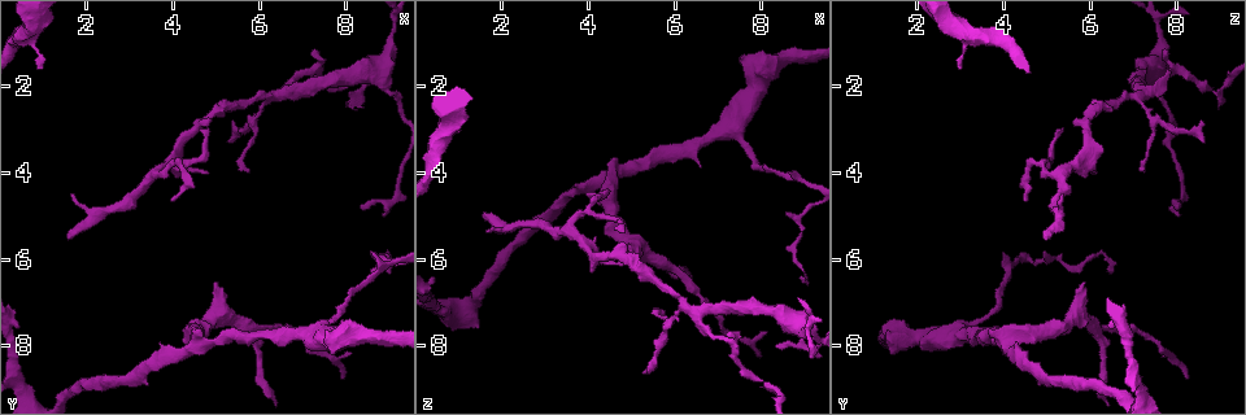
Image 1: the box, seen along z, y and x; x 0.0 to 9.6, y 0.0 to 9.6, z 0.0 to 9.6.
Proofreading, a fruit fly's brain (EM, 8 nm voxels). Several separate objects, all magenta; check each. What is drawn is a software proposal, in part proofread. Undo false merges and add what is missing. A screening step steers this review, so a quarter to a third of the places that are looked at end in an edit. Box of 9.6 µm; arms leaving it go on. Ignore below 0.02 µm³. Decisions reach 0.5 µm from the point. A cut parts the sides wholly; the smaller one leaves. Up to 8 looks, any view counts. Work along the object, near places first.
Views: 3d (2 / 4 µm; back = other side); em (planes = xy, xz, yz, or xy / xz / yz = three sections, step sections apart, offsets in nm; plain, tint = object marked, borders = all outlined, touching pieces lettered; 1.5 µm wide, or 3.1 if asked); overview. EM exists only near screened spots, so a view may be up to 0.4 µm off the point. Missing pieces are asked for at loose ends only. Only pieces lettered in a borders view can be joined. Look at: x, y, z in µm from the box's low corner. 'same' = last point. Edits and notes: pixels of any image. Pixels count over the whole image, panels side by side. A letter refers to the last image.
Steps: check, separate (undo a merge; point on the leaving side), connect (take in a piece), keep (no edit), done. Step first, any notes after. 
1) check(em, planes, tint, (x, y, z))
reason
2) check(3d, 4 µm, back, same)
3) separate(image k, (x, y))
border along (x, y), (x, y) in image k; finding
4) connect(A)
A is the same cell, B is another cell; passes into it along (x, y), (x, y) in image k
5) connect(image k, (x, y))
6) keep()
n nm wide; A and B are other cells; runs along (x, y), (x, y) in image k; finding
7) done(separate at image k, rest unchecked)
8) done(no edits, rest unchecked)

check(3d, 2 µm, (1.55, 5.60, 5.00))
an open end

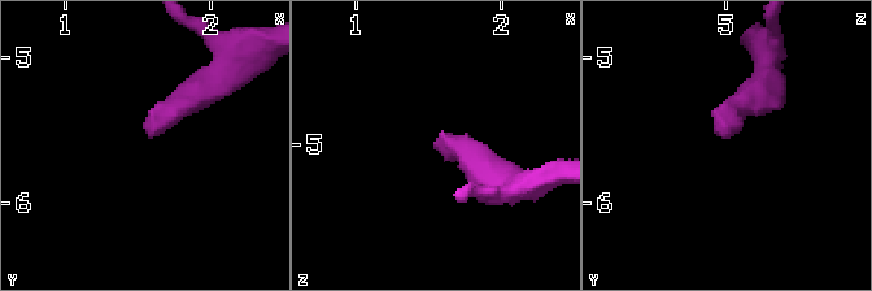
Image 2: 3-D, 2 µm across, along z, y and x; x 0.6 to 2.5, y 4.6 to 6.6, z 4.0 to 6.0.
check(em, xz, step 4, tint, (1.54, 5.54, 5.02))

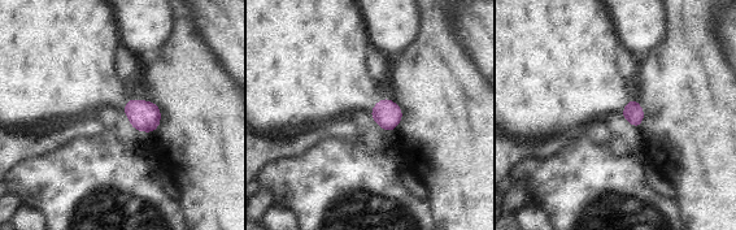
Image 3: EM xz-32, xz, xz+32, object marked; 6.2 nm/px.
check(em, planes, borders, same)
cut it another way

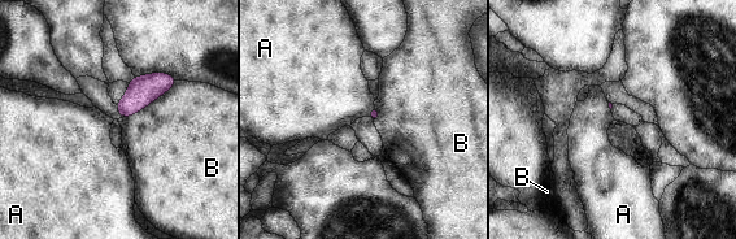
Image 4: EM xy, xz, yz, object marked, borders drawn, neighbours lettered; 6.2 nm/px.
connect(A)
A is the same cell, B is another cell; passes into it along (374, 114), (370, 111), (334, 94) in image 4; the neuron continues

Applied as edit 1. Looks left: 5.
check(overview)
redraw

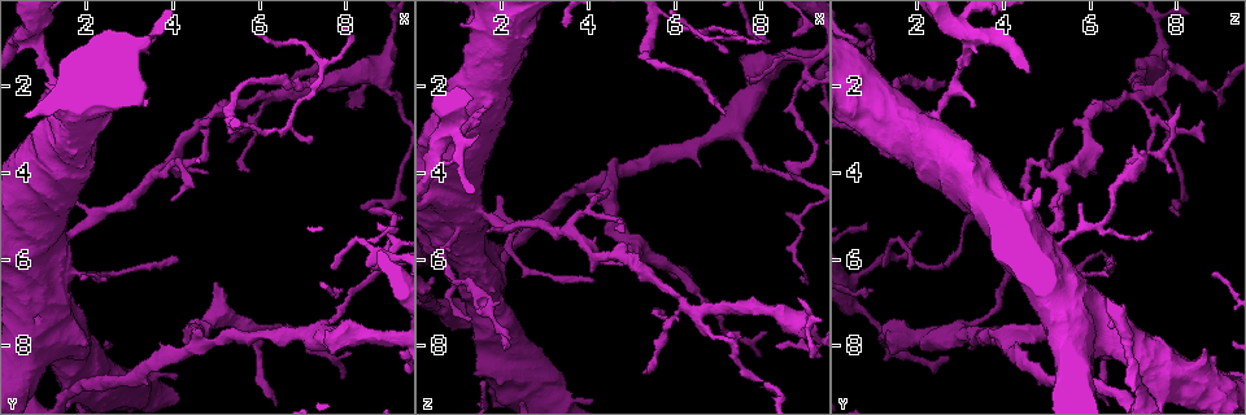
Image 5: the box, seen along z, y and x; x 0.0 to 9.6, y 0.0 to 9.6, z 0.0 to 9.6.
check(3d, 2 µm, (6.55, 3.05, 0.80))
abrupt turn

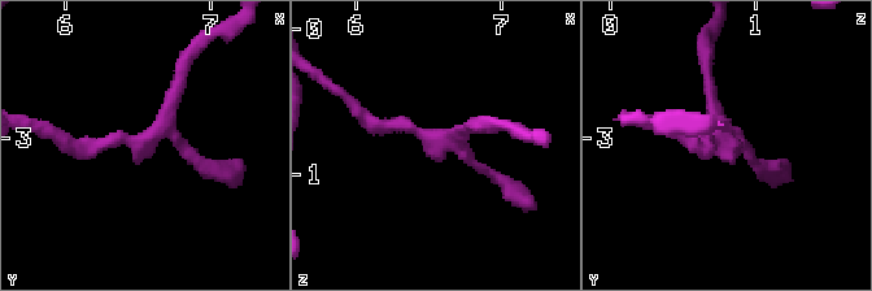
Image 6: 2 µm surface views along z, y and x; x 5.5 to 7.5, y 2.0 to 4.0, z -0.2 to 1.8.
check(em, planes, borders, (6.50, 3.04, 0.76))
need the tissue

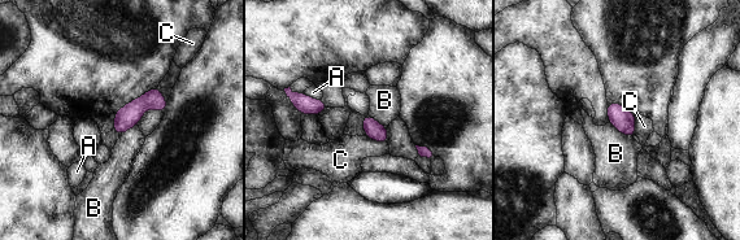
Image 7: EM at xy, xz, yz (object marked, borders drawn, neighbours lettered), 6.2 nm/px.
keep()
110 nm wide; A, B and C are other cells; border along (609, 121), (619, 131), (632, 138) in image 7; all the same neuron

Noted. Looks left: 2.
check(em, planes, borders, (8.10, 8.20, 7.75))
thin end

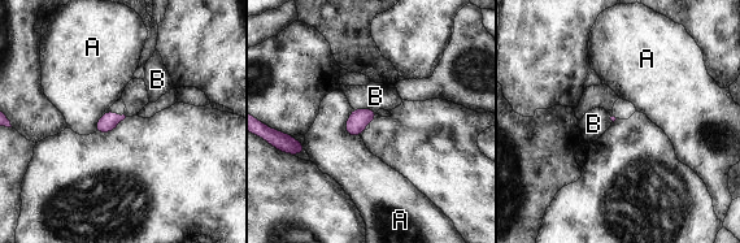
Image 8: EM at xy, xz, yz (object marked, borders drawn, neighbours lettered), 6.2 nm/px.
keep()
A and B are other cells; border along (353, 108), (373, 108), (377, 111) in image 8; no lettered piece goes on from it

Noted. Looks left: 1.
done(connect at image 4, rest unchecked)

